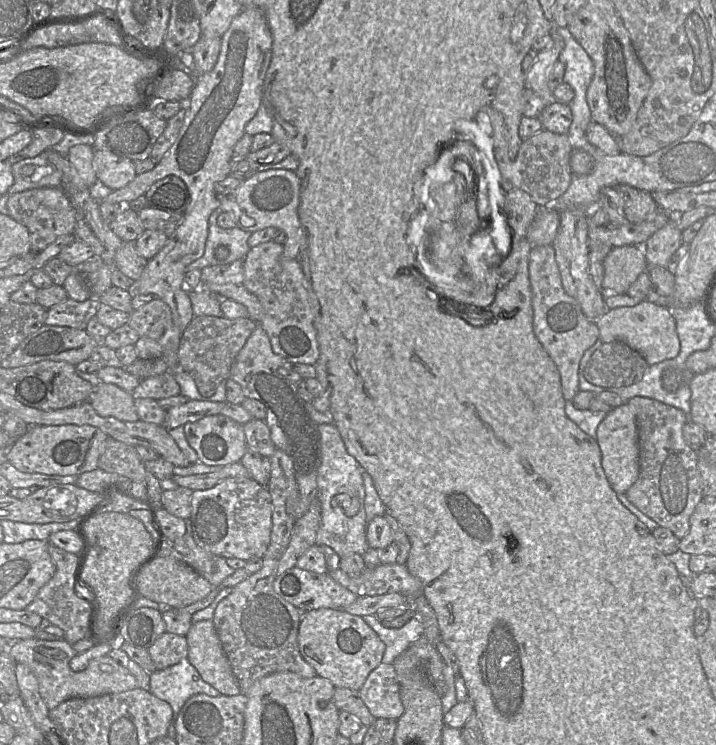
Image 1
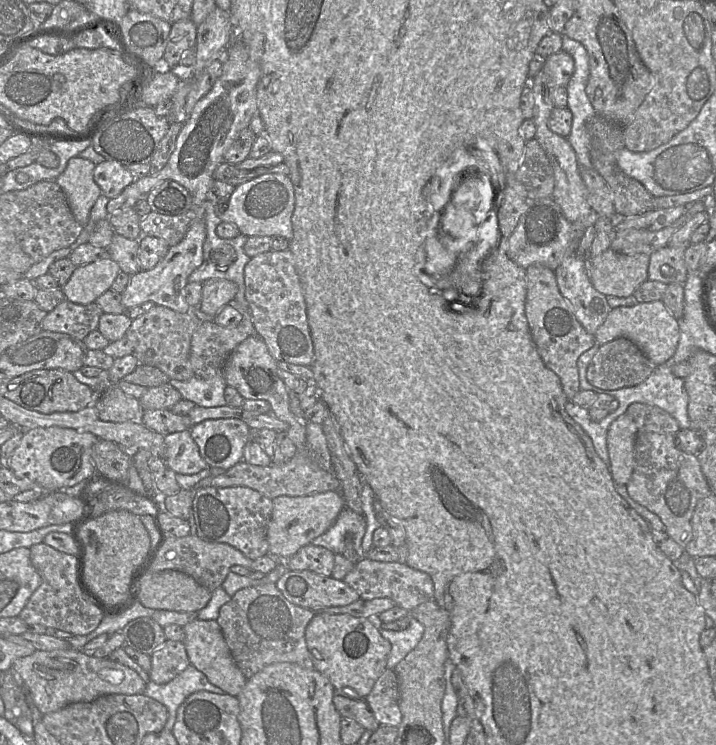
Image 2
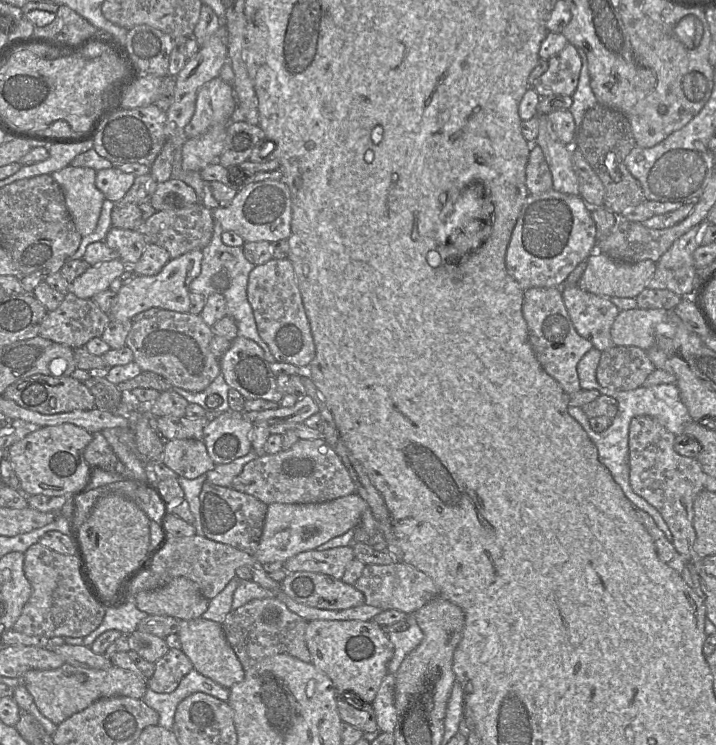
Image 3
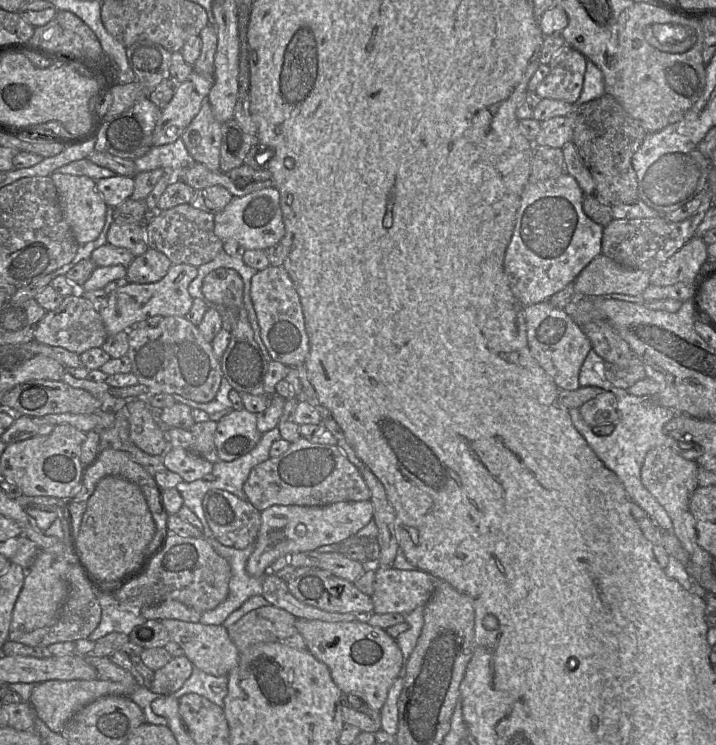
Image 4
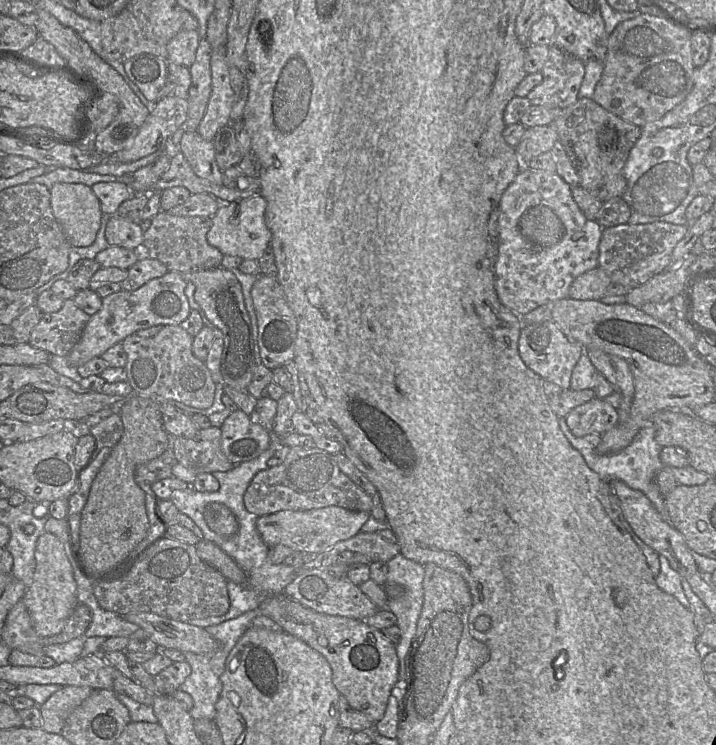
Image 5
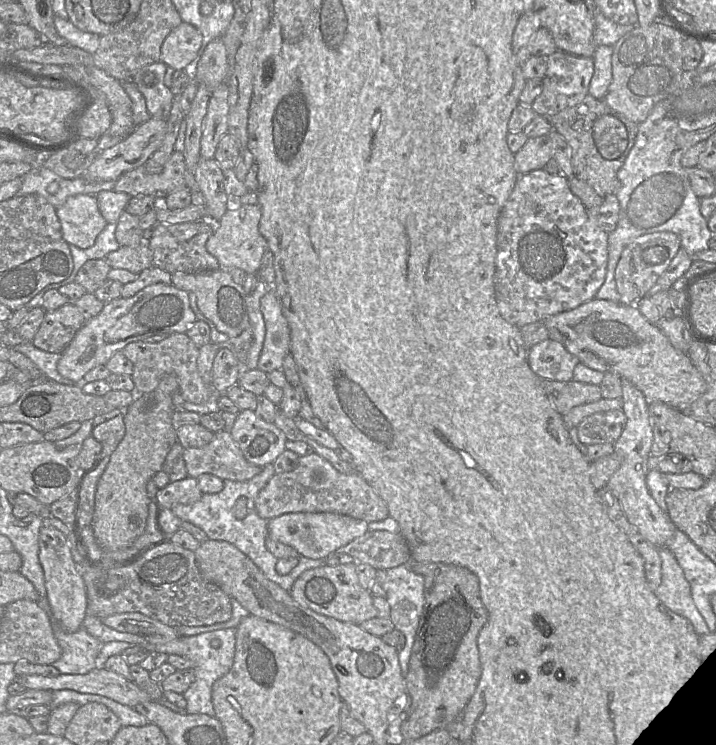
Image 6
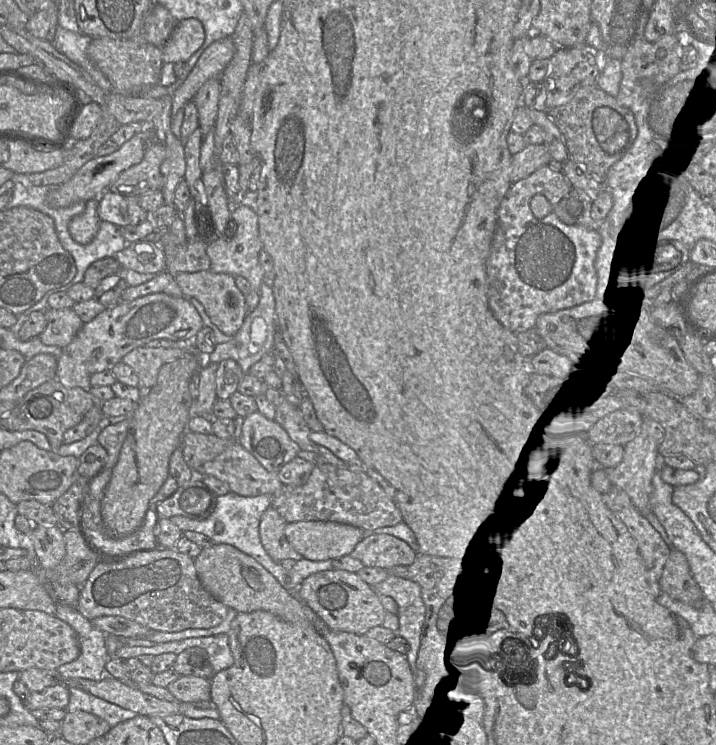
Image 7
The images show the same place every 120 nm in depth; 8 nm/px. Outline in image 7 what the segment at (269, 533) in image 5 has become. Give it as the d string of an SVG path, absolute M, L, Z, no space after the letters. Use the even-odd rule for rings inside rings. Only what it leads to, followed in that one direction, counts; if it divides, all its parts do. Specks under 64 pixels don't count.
M333 521L287 523L285 535L292 547L310 561L334 560L349 555L363 539L364 530Z

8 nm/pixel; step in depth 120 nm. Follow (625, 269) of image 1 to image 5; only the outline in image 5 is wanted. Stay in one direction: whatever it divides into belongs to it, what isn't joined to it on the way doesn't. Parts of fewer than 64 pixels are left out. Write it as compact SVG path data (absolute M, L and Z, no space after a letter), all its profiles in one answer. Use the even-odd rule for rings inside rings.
M597 267L578 276L570 286L568 297L574 300L600 300L605 295L624 295L629 291L614 284L603 269Z

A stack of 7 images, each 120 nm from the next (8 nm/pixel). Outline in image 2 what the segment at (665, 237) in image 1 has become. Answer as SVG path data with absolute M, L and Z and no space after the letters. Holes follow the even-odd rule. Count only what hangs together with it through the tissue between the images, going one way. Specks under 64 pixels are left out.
M667 245L650 254L648 279L666 285L671 283L684 285L688 277L684 260L686 248Z

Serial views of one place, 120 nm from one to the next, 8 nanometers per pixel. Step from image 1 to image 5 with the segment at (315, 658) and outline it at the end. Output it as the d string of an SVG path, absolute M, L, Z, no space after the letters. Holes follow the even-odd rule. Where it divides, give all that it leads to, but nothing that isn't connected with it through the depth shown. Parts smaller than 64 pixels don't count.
M285 594L268 597L258 609L261 615L276 622L284 632L303 641L327 660L332 670L332 682L338 692L346 698L350 707L362 712L374 723L383 718L392 690L399 680L399 675L395 645L385 638L382 632L367 626L362 620L318 613Z

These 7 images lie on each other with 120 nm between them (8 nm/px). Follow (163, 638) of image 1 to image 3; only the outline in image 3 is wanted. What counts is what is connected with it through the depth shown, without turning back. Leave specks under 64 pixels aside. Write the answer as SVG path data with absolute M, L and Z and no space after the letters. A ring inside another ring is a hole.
M169 649L155 662L155 672L147 682L148 688L156 693L171 693L192 669L192 662L182 650Z

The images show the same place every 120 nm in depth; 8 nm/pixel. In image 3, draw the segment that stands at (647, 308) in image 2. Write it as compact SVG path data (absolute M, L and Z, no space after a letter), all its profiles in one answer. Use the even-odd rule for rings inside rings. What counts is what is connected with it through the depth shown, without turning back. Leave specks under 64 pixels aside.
M638 307L620 311L611 328L614 345L635 346L647 351L655 342L657 325L668 320L668 313L665 309Z

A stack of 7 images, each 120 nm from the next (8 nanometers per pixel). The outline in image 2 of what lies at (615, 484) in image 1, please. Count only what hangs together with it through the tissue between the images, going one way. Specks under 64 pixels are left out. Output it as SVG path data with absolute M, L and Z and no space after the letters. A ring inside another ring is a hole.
M626 413L616 418L607 433L609 470L616 484L627 485L634 470L636 426Z

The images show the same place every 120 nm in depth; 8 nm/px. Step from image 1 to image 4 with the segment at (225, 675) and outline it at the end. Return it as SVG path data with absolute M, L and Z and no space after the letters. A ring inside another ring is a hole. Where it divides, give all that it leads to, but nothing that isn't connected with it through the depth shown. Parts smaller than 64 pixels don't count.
M176 619L160 620L169 633L170 641L177 643L193 666L213 676L228 676L238 665L240 653L230 639L227 629L221 625L191 623Z

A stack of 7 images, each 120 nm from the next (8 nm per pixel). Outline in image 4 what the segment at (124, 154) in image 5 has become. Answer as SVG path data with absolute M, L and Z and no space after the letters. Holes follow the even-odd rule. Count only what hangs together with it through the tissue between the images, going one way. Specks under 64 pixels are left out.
M192 71L189 77L178 85L169 104L161 109L152 134L152 145L161 146L175 142L180 138L199 113L201 106L214 84L213 77Z

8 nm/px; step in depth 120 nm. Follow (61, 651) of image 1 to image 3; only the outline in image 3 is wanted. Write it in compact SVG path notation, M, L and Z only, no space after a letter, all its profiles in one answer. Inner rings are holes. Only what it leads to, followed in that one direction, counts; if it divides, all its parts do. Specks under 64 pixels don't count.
M65 663L53 670L29 670L22 676L22 683L41 714L57 726L100 699L122 696L142 699L148 689L144 679L115 665L97 670Z

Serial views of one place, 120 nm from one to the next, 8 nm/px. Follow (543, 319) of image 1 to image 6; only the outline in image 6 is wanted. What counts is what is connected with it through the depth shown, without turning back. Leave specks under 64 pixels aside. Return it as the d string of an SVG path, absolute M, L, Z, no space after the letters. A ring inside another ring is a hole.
M546 339L527 353L528 364L540 379L570 381L575 365L580 362L561 343Z

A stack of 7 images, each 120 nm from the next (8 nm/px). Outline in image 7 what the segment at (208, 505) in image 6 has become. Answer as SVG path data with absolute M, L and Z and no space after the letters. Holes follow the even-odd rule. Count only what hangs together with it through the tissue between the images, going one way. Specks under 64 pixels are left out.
M233 492L218 496L213 513L205 520L195 520L184 516L173 516L170 520L182 531L194 531L208 536L215 544L229 544L241 552L251 556L271 573L280 585L288 592L296 595L297 589L308 576L326 570L332 570L332 560L310 561L302 558L296 561L290 572L286 572L280 562L274 561L264 549L259 533L259 525L263 513L271 505L273 495L263 494L254 497L241 496Z

